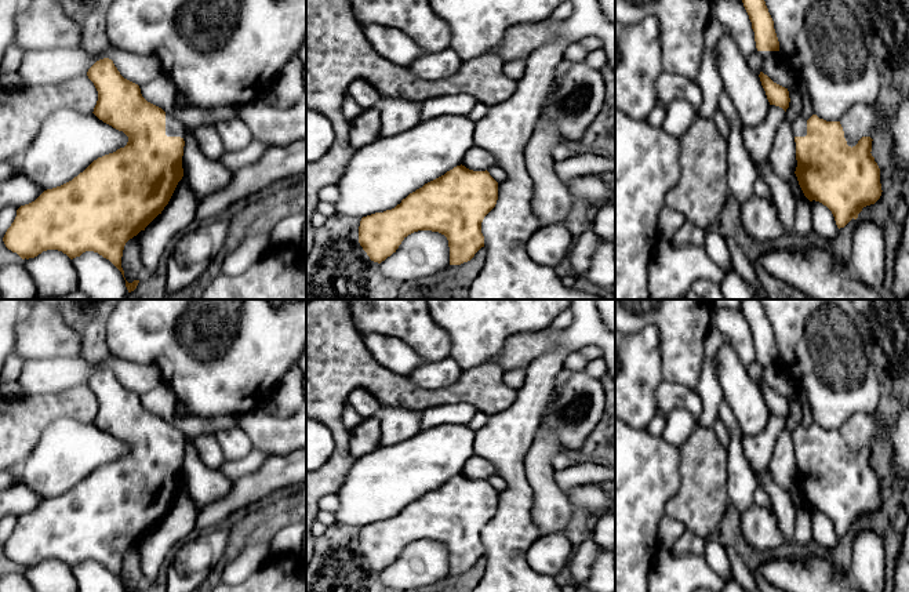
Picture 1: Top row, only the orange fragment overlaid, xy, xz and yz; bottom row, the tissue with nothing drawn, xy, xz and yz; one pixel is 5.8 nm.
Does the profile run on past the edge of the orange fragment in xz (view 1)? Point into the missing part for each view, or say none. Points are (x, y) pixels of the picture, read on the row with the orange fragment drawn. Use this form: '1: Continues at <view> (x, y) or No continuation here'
1: No continuation here

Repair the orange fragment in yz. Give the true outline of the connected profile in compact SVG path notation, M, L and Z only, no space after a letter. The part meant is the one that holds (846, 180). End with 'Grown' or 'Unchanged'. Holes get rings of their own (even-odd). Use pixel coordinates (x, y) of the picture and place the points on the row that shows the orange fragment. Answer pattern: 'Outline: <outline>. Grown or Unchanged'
Outline: M812 115L810 119L799 117L792 124L796 142L796 177L804 196L826 206L837 228L844 228L852 218L857 219L863 207L875 204L881 196L880 168L872 156L872 138L862 137L855 146L848 146L840 121L826 121Z. Grown

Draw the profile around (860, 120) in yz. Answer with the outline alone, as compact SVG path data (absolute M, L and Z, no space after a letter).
M858 103L841 117L840 124L848 146L855 146L862 137L873 139L877 121L876 106L877 103Z

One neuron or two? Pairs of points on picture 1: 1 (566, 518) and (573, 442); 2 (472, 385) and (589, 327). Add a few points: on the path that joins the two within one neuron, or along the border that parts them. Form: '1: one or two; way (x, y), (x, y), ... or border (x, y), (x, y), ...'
1: two; border (544, 424), (553, 431), (564, 449)
2: two; border (488, 360), (498, 364), (504, 371)

